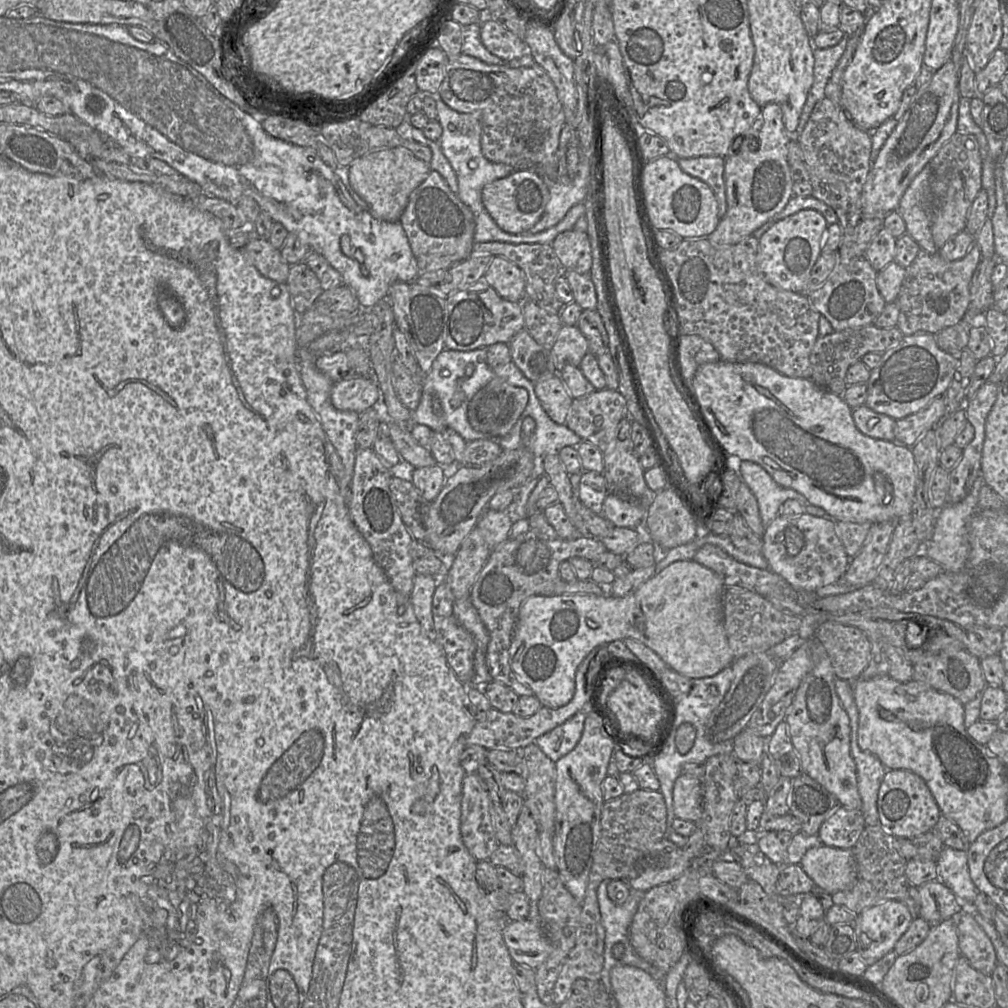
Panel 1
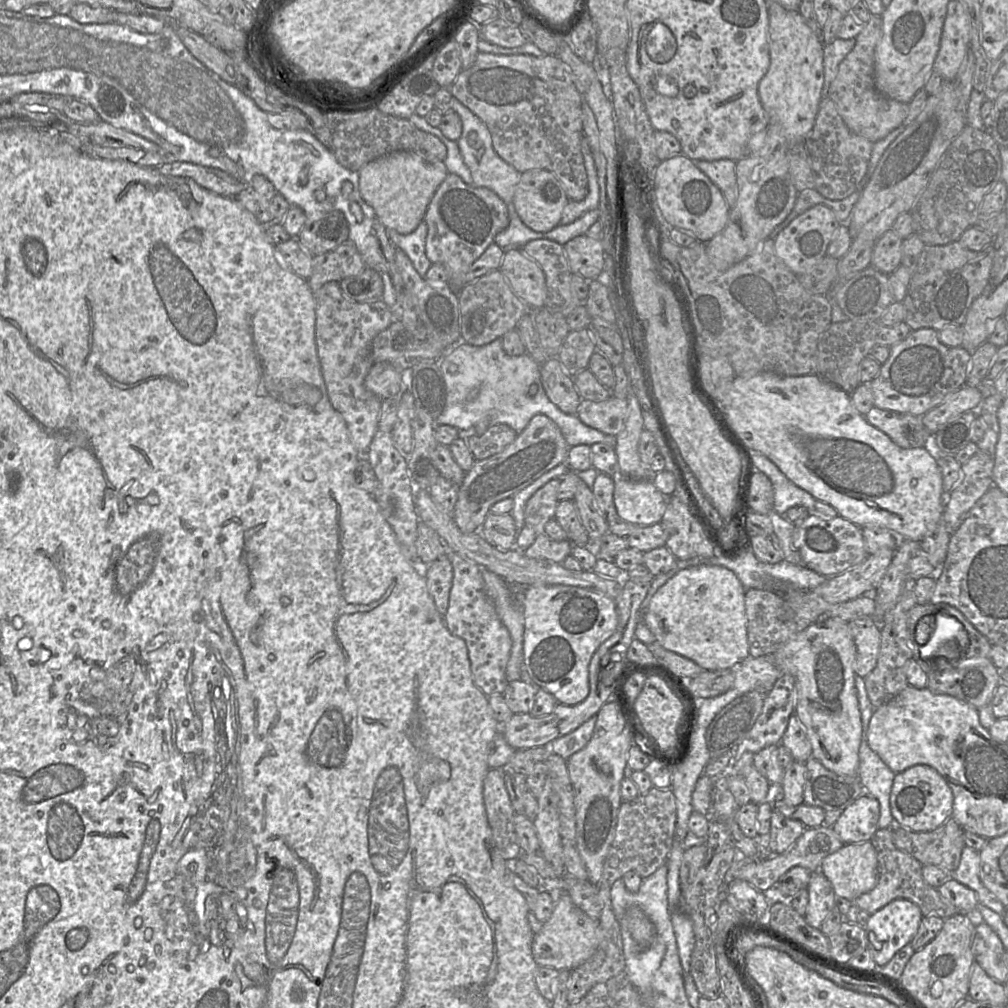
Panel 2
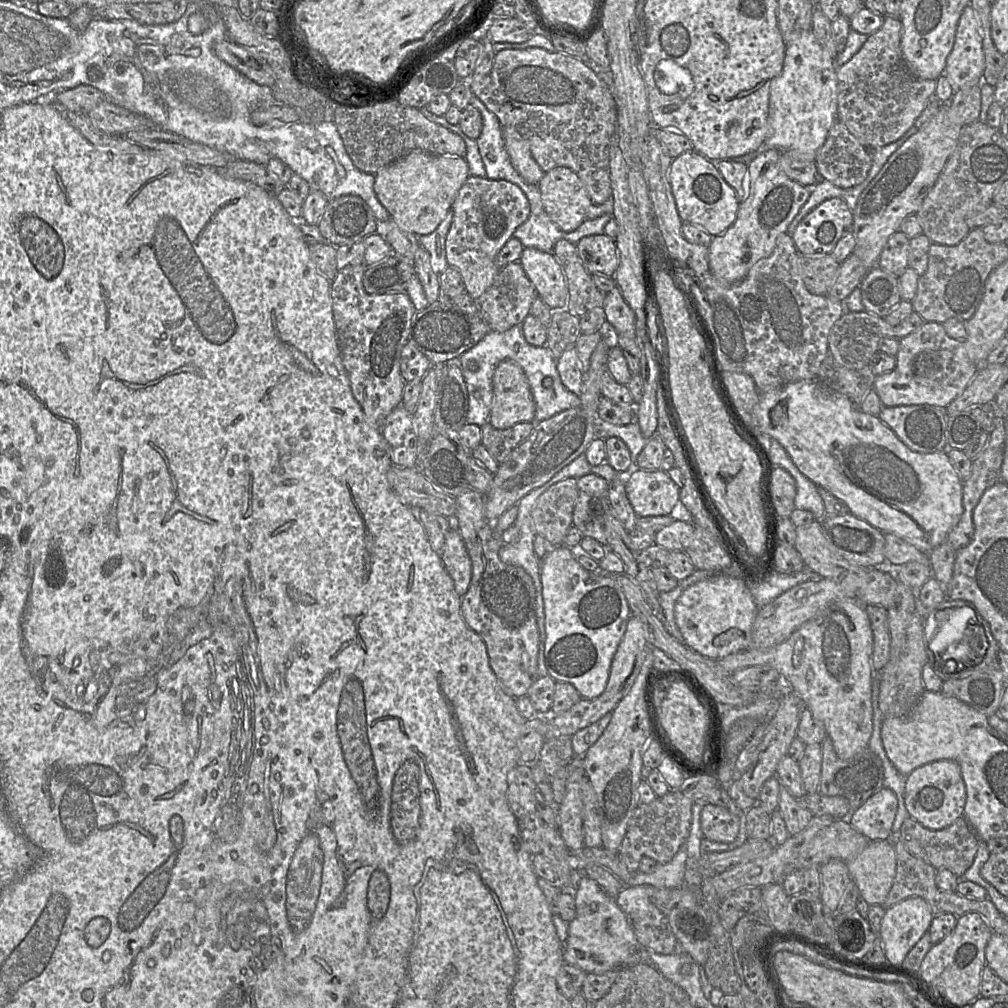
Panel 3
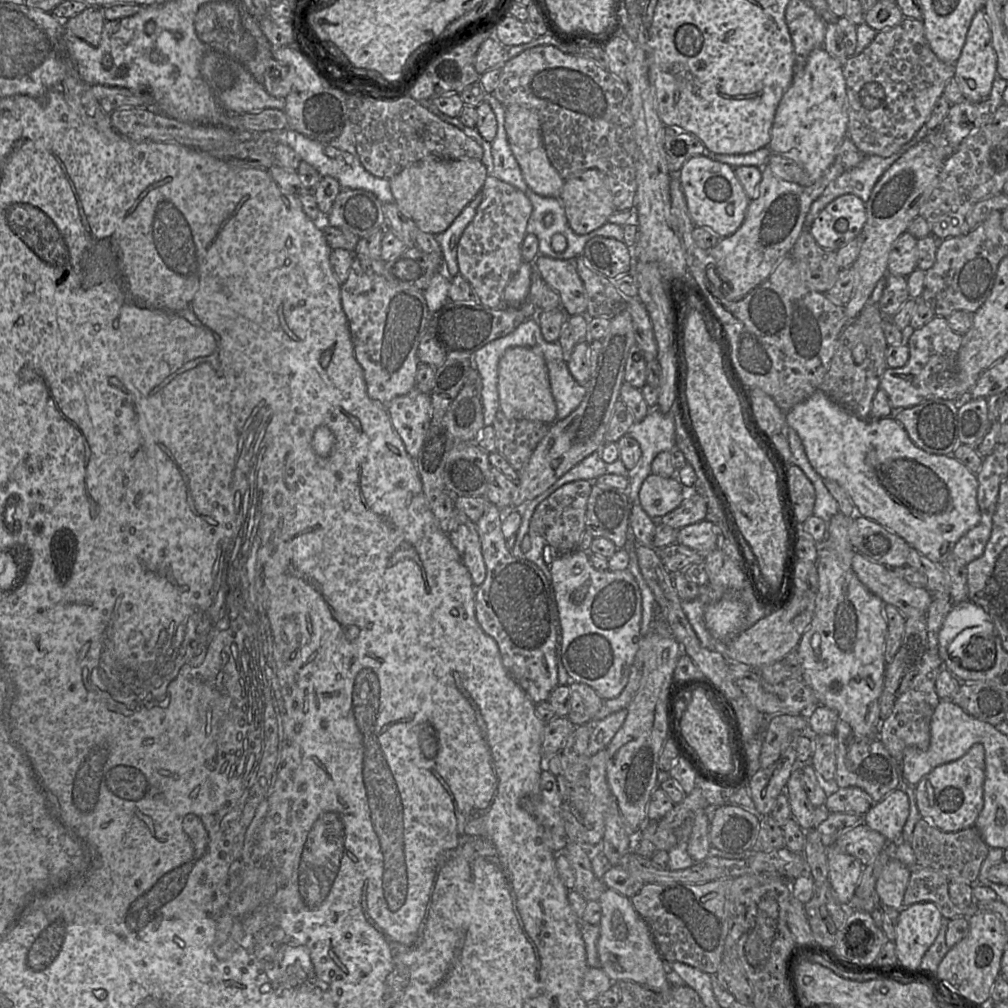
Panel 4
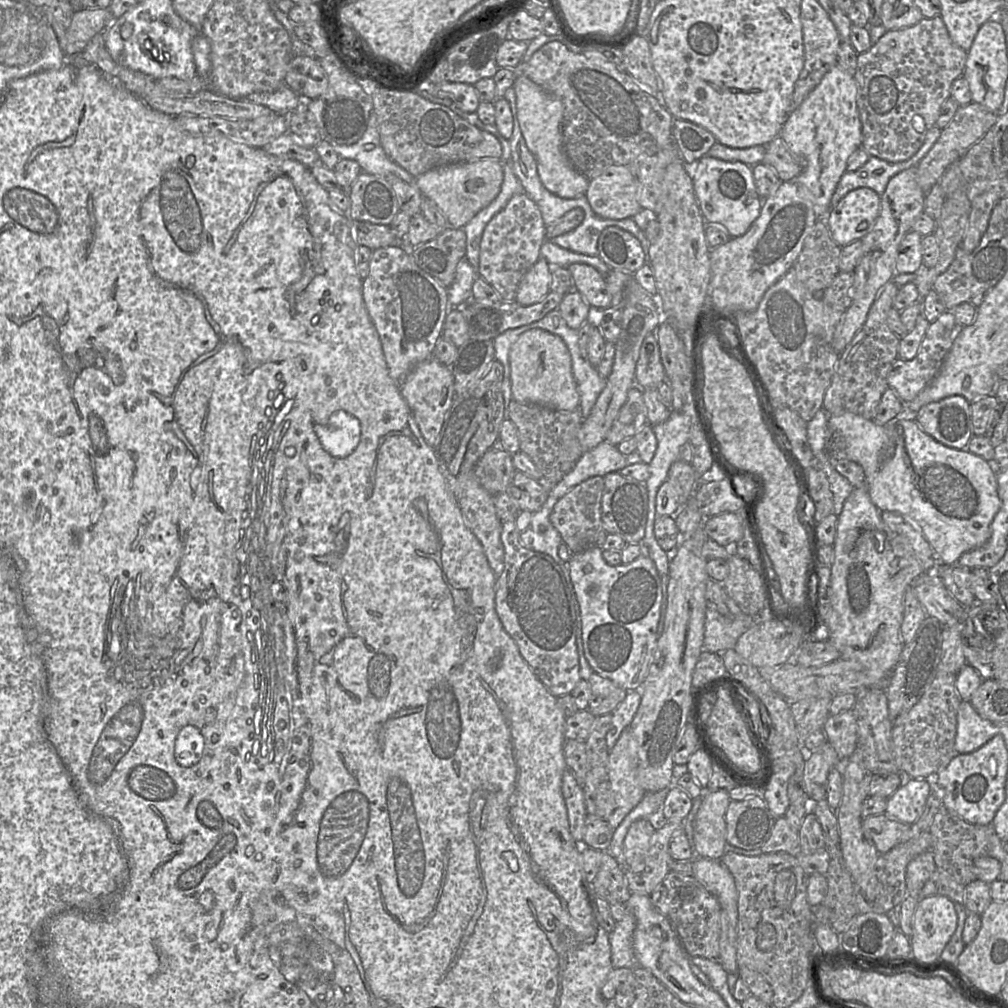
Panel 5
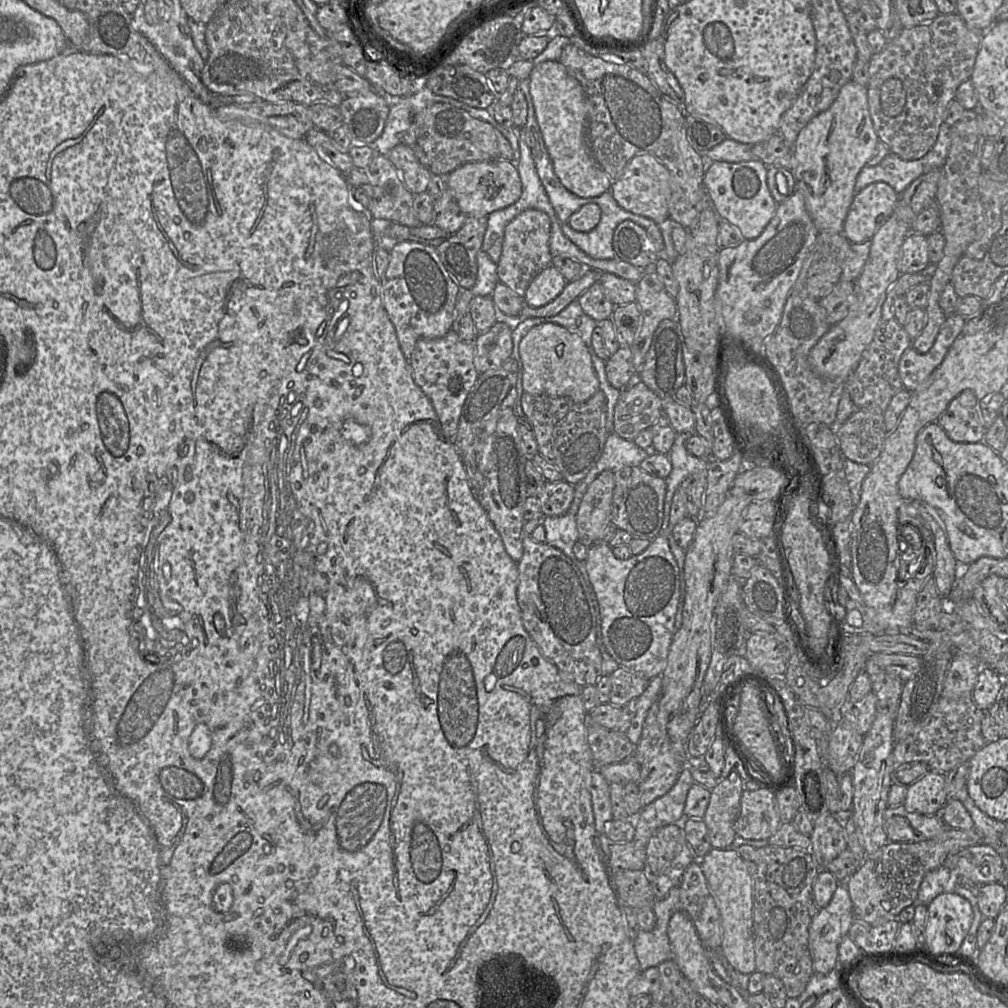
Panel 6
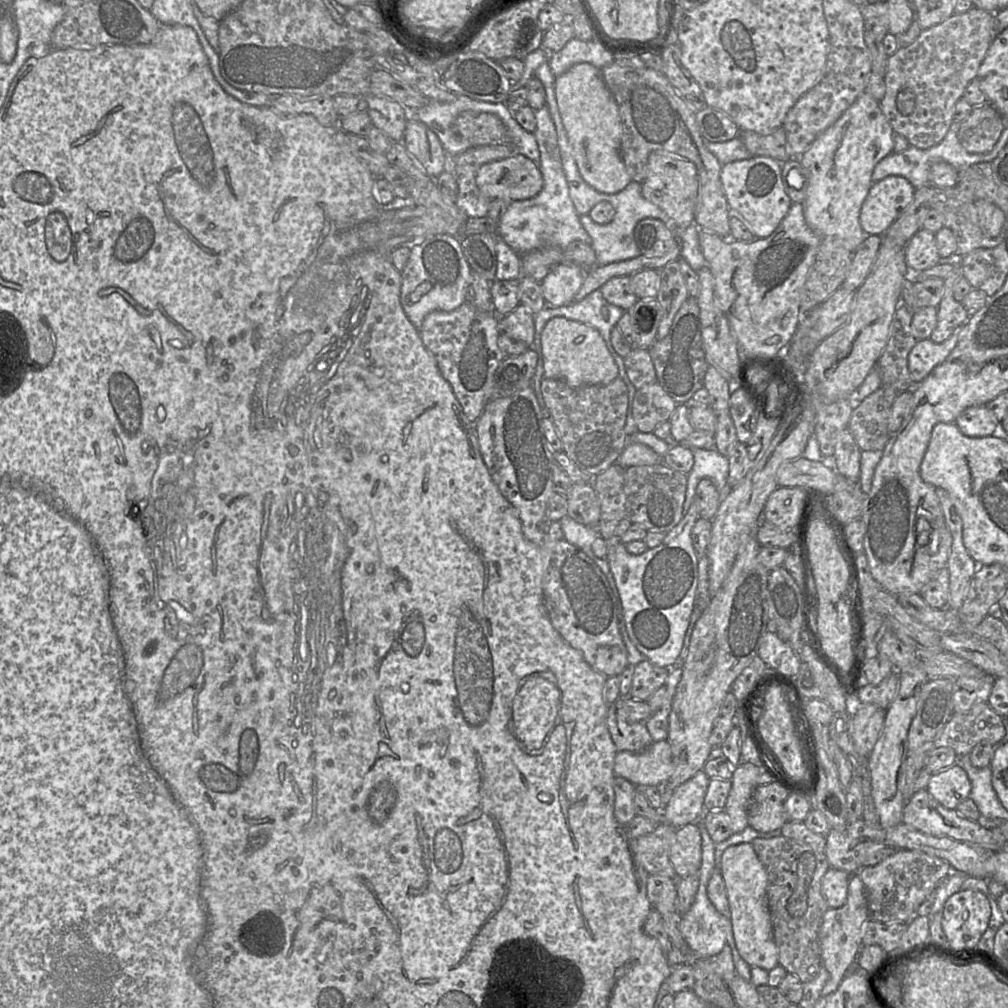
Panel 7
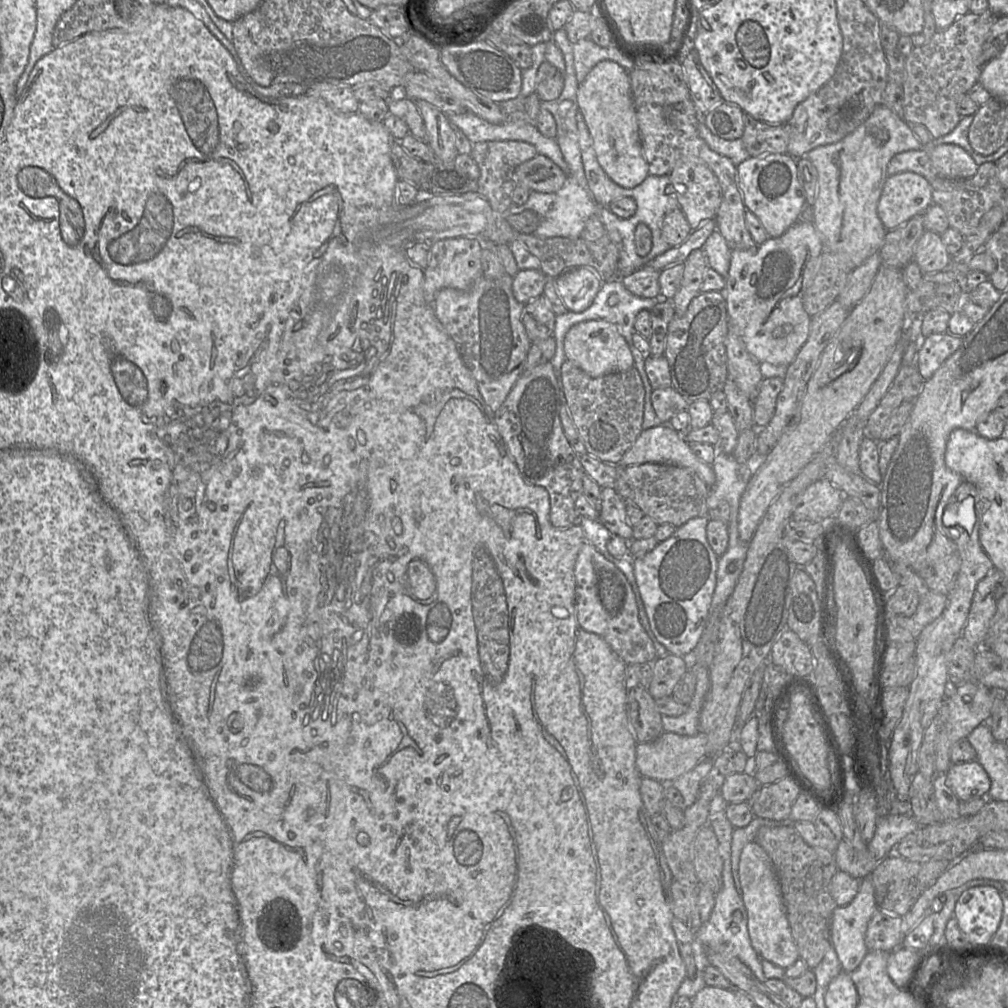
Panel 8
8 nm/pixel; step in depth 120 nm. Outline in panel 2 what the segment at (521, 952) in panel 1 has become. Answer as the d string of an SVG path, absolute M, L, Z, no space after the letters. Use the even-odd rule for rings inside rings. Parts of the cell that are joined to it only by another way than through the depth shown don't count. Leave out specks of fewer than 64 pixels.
M560 893L551 916L534 935L532 954L538 966L570 971L586 962L594 954L602 940L603 930L598 918L592 918L585 914L573 903L568 893Z

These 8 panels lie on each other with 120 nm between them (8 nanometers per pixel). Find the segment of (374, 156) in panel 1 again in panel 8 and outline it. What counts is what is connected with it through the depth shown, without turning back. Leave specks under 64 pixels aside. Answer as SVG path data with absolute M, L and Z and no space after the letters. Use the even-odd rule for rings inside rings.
M537 155L520 164L509 173L516 187L526 187L530 191L554 193L560 190L568 178L551 159Z

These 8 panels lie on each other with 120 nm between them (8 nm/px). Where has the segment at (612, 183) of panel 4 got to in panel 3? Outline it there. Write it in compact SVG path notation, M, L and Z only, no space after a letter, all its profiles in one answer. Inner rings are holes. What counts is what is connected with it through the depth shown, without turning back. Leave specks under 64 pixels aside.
M600 162L596 163L595 171L581 173L583 176L569 168L557 167L547 171L538 183L545 214L564 232L574 231L586 221L585 215L590 207L611 199L610 169L601 165Z

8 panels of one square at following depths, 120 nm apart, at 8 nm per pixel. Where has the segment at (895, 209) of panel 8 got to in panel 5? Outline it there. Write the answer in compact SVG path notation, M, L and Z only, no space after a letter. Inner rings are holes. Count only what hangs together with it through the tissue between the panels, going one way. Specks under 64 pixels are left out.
M867 187L857 188L831 208L825 223L833 240L844 247L872 231L880 208L879 194Z

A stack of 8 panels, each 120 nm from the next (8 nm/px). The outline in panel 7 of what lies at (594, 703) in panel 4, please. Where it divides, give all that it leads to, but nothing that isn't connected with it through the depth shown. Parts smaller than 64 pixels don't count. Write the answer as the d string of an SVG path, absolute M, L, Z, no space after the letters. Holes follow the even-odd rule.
M648 660L628 666L620 677L619 694L635 700L648 700L666 681L670 669Z

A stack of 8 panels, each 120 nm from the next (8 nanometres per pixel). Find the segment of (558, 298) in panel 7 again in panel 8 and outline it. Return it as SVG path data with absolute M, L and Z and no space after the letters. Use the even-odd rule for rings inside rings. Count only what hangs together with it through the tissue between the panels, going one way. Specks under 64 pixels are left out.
M590 267L566 270L553 280L555 290L566 308L572 312L583 312L591 306L605 281Z

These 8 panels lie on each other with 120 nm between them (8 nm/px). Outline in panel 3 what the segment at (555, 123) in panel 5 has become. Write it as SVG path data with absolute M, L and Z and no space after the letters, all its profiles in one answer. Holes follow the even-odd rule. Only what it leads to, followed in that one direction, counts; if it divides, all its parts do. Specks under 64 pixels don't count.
M512 127L503 128L503 137L506 150L515 169L525 181L538 185L546 172L533 158L528 141Z

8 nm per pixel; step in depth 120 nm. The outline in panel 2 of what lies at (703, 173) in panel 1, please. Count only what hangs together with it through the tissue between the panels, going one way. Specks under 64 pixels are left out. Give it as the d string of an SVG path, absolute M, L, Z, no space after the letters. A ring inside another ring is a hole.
M721 159L694 162L712 183L719 188L731 211L737 199L736 161Z

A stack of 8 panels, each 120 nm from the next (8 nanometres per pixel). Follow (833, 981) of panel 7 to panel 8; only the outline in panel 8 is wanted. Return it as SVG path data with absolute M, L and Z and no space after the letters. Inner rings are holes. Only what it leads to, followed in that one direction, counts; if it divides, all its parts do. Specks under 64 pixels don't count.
M870 875L860 879L858 893L851 903L846 906L837 906L834 910L830 922L830 941L837 953L842 971L853 971L868 953L865 933L870 919L877 910L875 888Z

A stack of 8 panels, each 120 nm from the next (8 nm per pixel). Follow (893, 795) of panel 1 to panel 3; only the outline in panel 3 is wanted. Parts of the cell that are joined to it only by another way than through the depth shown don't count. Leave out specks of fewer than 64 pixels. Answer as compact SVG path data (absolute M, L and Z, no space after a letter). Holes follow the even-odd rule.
M952 760L925 764L906 776L904 804L910 818L930 830L941 830L963 818L966 787L960 765Z

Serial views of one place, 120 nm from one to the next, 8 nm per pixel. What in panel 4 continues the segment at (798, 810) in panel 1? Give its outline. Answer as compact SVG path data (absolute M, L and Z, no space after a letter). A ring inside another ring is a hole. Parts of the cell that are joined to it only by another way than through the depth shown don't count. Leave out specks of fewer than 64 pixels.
M839 721L834 734L837 739L837 754L833 780L839 787L858 787L869 794L874 803L900 787L901 764L892 758L884 746L878 729L872 735L856 737L848 723Z

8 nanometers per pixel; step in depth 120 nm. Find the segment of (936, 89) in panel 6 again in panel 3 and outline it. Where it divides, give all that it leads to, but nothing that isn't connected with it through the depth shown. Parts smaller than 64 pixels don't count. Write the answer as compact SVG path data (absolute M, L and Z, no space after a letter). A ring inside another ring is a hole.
M884 17L882 26L868 36L861 49L848 62L837 67L838 119L861 145L870 150L900 139L920 116L928 98L935 94L936 80L920 79L910 71L901 51L901 34L899 17Z

